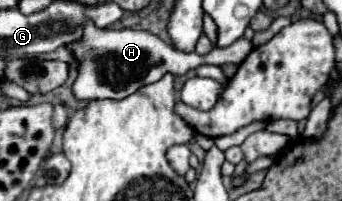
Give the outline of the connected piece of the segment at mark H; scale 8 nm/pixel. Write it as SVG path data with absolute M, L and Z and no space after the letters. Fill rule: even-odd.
M90 19L82 25L82 37L78 41L72 41L66 45L76 63L78 63L78 75L72 85L72 95L78 101L96 101L96 99L126 99L128 95L140 91L140 87L146 87L148 83L160 81L166 73L180 77L188 73L190 69L200 67L202 63L210 65L224 65L224 63L236 63L240 65L252 45L242 37L230 47L224 49L212 49L206 57L200 57L196 53L180 53L172 45L164 43L158 35L150 31L138 31L138 29L102 29L96 27Z

